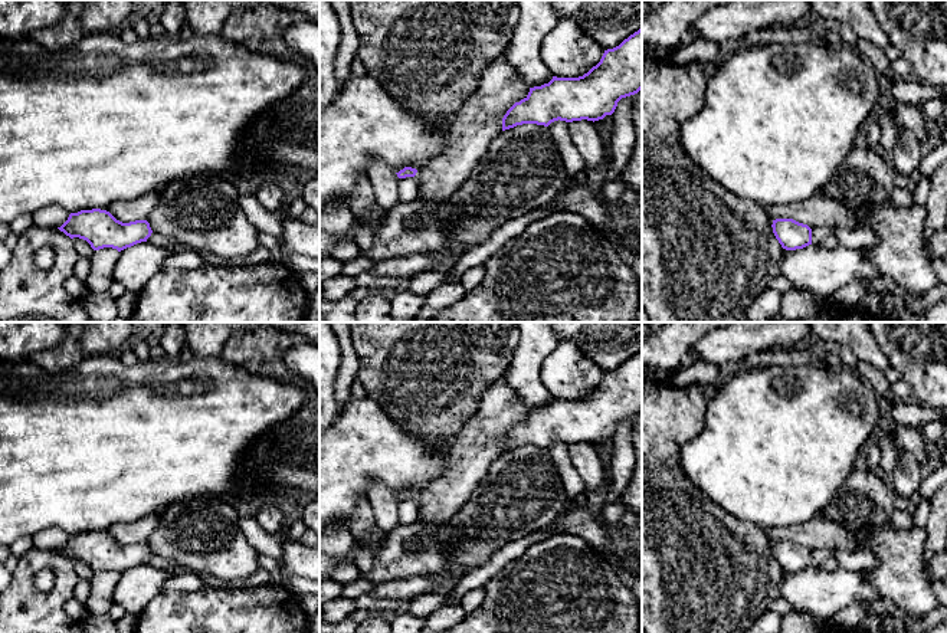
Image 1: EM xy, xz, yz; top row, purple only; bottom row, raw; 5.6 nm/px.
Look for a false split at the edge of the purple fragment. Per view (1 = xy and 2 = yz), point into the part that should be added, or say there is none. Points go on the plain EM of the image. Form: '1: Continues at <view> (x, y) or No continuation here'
1: No continuation here
2: No continuation here

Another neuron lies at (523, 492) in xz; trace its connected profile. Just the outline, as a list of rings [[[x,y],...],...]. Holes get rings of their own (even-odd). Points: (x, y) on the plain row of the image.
[[[522,446],[502,453],[453,516],[463,539],[445,573],[469,573],[508,542],[556,522],[568,501],[548,449]]]

